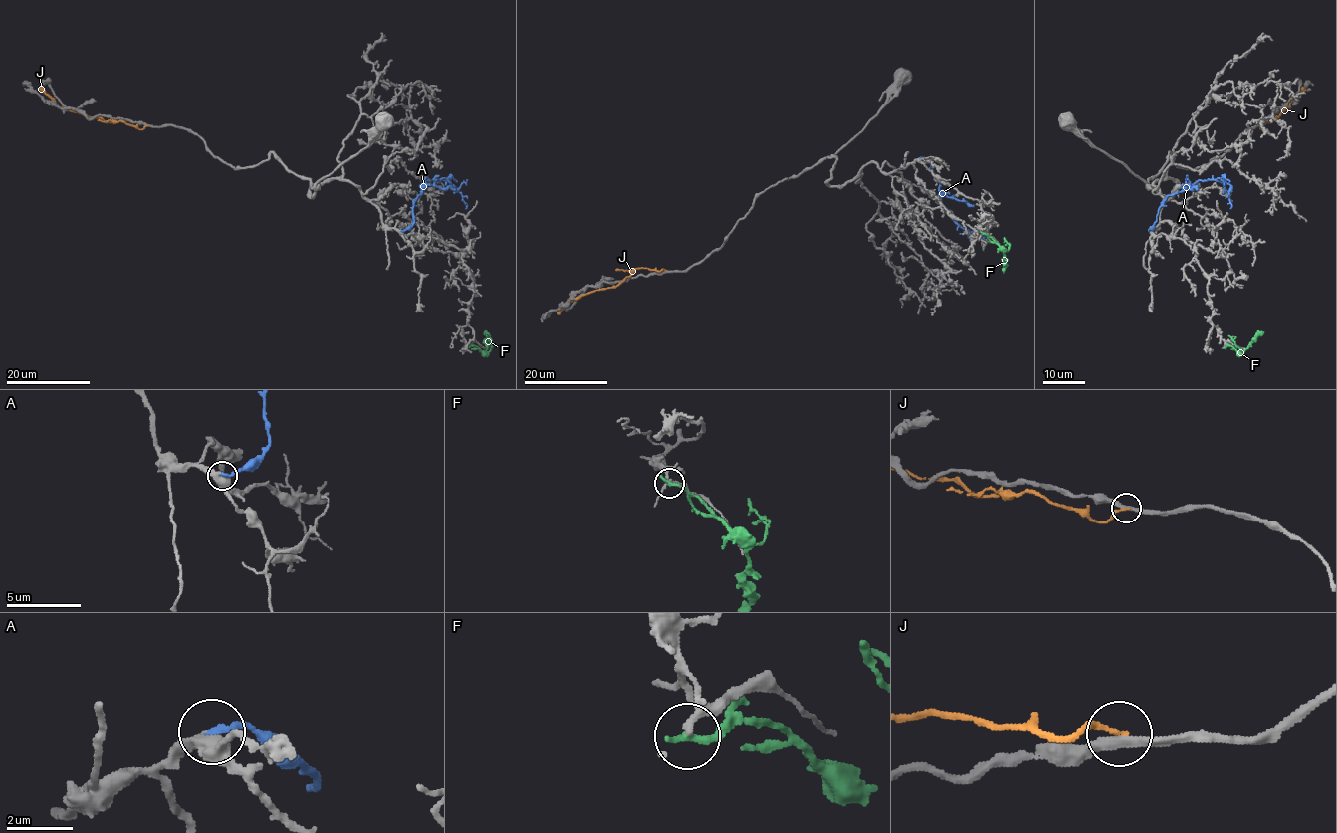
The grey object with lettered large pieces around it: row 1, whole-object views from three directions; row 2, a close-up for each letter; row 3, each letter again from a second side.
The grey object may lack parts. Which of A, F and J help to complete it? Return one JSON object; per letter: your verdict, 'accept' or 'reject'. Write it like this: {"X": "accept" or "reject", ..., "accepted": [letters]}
{"A": "accept", "F": "reject", "J": "reject", "accepted": ["A"]}

